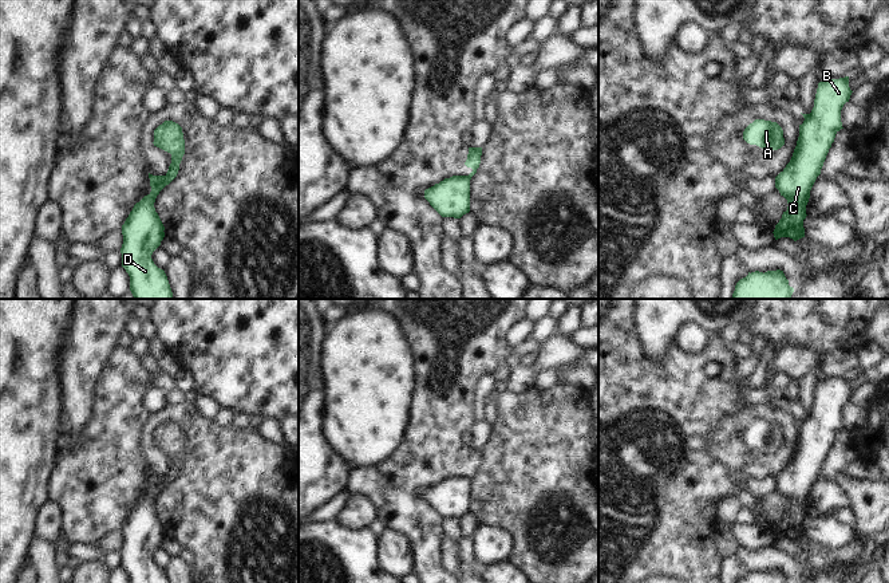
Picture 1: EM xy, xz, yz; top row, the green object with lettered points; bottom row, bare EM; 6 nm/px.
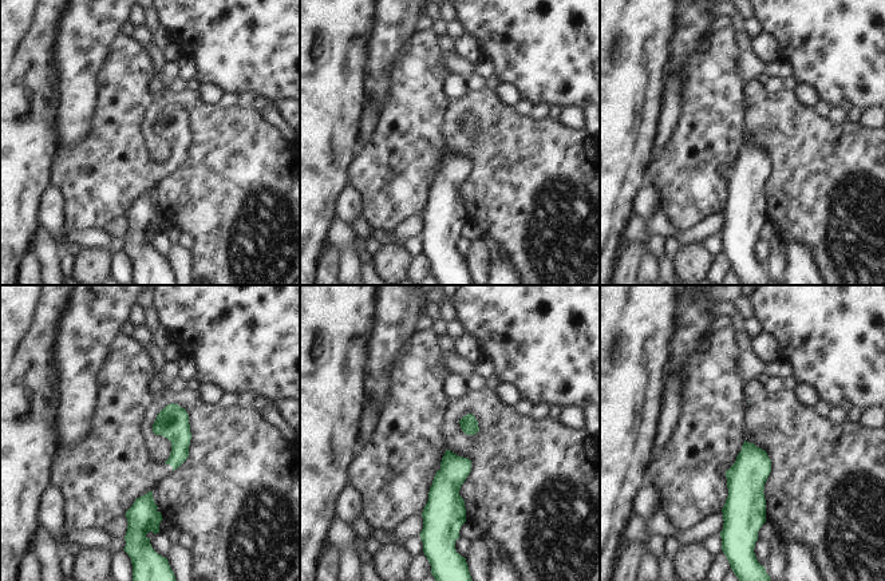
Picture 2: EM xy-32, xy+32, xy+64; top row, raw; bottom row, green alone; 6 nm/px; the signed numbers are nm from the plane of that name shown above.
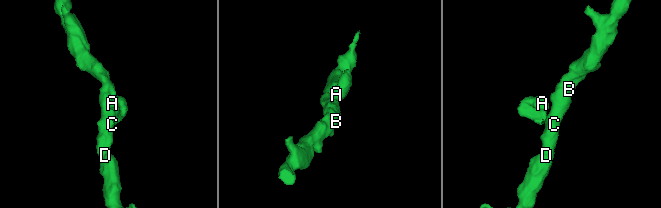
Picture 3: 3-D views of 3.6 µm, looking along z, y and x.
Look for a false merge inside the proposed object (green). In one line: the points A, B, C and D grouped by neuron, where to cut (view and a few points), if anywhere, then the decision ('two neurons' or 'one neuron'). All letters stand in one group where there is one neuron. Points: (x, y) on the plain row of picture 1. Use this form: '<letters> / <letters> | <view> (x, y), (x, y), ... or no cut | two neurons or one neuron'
A / B C D | xy (165, 476), (161, 488) | two neurons

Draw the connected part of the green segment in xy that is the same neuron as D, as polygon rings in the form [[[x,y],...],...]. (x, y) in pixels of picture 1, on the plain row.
[[[149,473],[149,478],[151,492],[134,505],[122,525],[122,567],[129,574],[130,583],[169,583],[165,571],[151,559],[165,537],[165,527],[154,508],[165,476]]]

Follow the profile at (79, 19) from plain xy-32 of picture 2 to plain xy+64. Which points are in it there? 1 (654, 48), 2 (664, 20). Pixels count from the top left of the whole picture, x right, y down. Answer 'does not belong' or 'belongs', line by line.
1: does not belong
2: does not belong

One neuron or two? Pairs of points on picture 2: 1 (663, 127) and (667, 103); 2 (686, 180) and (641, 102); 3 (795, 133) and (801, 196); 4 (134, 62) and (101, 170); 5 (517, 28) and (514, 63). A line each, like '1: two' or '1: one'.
1: one
2: two
3: one
4: one
5: one

